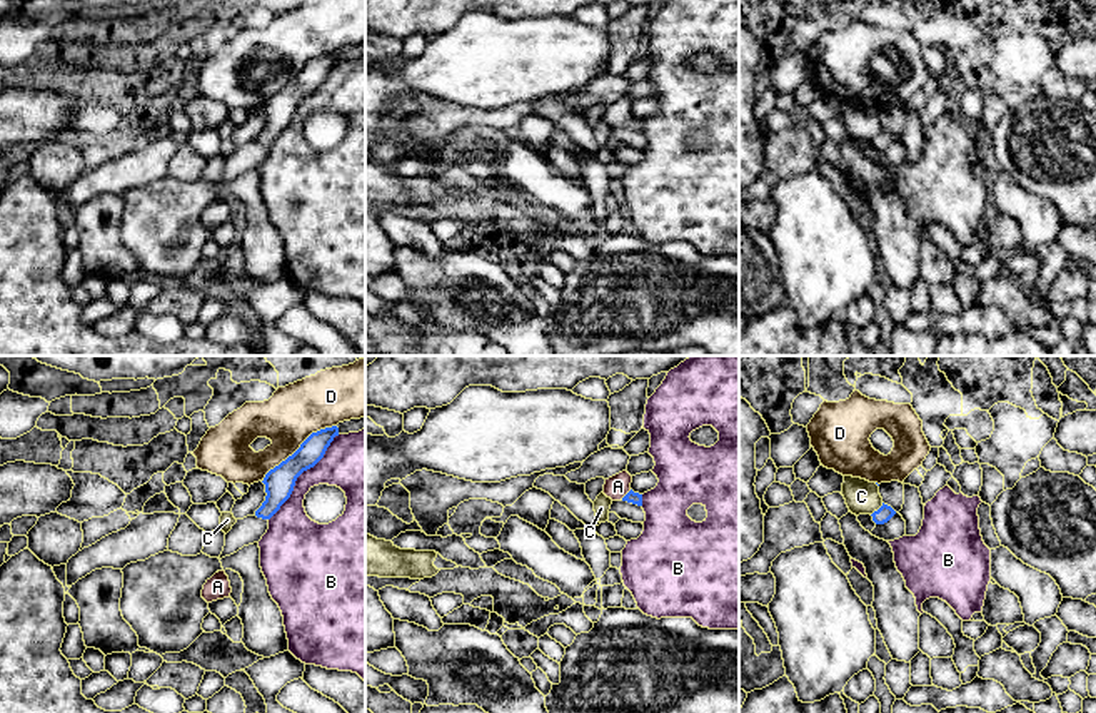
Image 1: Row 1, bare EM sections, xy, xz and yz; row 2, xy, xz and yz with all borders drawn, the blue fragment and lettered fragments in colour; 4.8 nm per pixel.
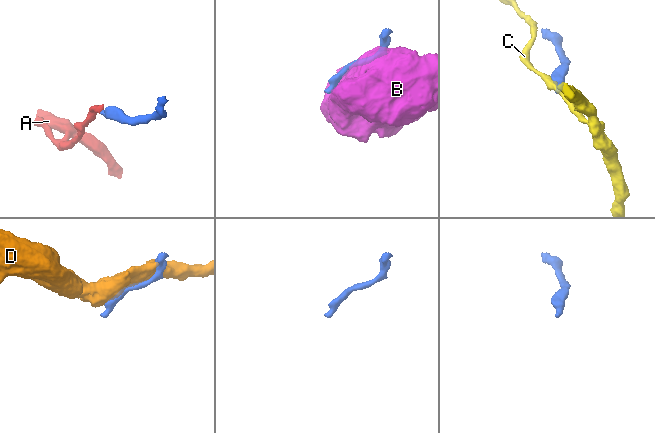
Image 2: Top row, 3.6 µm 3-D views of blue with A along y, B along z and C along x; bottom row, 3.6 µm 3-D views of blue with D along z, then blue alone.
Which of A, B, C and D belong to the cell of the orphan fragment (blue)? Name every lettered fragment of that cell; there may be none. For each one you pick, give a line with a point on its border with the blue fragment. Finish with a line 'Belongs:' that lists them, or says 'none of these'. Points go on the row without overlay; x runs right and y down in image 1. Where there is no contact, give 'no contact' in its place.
A: contact xz (626, 121)
Belongs: A

